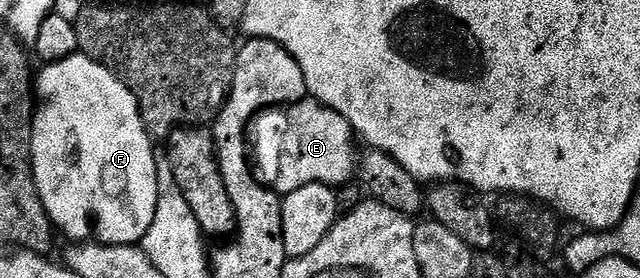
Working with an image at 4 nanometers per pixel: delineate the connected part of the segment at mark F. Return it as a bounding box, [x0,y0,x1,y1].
[30,53,160,247]

